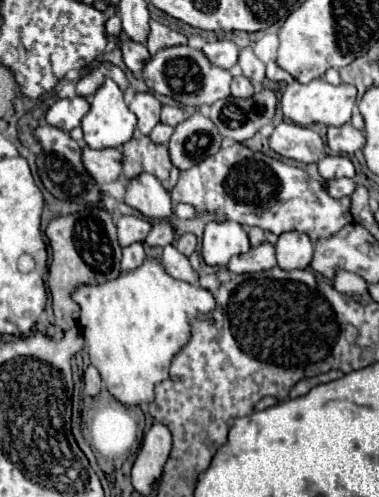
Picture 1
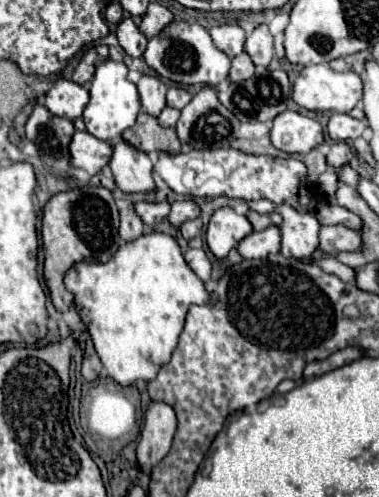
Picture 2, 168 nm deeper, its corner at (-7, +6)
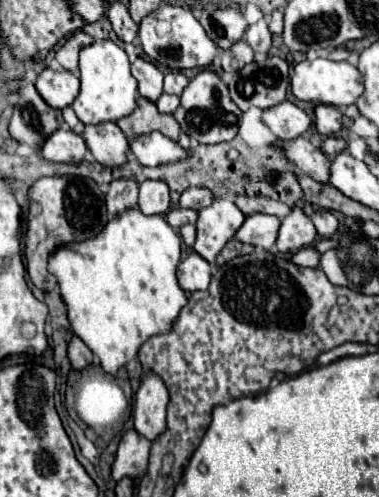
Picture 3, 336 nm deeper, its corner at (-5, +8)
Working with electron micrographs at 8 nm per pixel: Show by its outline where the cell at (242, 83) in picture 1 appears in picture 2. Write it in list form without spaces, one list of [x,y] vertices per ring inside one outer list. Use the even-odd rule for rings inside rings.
[[[241,52],[239,56],[235,56],[231,60],[231,70],[229,70],[229,80],[231,82],[243,82],[247,78],[251,78],[255,72],[255,64],[249,58],[247,52]]]

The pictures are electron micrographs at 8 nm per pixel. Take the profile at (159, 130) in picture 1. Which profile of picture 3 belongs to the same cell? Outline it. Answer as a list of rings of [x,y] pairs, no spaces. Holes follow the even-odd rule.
[[[163,94],[159,100],[157,100],[157,108],[159,112],[163,114],[173,114],[175,108],[179,104],[179,96],[171,96],[171,94]]]

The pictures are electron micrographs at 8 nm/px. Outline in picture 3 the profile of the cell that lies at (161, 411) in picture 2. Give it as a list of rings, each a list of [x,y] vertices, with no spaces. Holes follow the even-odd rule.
[[[147,374],[135,394],[135,430],[147,440],[157,440],[165,432],[169,392],[163,380]]]

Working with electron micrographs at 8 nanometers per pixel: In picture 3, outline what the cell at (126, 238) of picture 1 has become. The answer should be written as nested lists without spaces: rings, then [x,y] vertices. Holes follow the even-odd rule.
[[[145,180],[139,188],[139,210],[147,216],[165,214],[169,210],[169,188],[161,180]]]

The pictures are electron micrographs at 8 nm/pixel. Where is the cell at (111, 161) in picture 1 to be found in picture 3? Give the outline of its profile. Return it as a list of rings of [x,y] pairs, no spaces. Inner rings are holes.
[[[62,122],[53,136],[49,136],[41,148],[41,156],[51,162],[65,162],[65,164],[81,164],[85,154],[89,152],[83,136],[73,132]]]

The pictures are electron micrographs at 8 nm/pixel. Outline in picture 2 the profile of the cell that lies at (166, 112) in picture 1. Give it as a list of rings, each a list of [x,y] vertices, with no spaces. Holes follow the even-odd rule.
[[[171,86],[167,90],[167,106],[173,106],[173,108],[179,108],[181,110],[189,100],[191,100],[191,94],[185,88]]]

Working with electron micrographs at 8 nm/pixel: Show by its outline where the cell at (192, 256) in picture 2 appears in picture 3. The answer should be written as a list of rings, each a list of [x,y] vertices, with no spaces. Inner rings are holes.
[[[189,252],[185,260],[181,260],[177,268],[177,278],[183,290],[197,292],[197,290],[207,290],[209,280],[211,280],[211,266],[205,258],[201,258],[197,252]]]

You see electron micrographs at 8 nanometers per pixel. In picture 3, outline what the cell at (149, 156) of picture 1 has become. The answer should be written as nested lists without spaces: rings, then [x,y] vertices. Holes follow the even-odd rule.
[[[145,98],[137,100],[137,108],[121,118],[117,122],[117,126],[123,130],[123,134],[133,140],[137,136],[149,134],[149,132],[163,132],[165,136],[169,136],[171,140],[179,140],[179,124],[171,114],[161,114],[157,110],[157,106]]]

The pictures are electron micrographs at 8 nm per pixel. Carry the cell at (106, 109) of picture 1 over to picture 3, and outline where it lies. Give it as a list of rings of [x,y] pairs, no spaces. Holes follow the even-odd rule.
[[[105,40],[103,44],[95,42],[85,46],[79,54],[79,70],[81,70],[81,90],[77,100],[73,102],[73,110],[83,124],[103,124],[117,122],[137,106],[137,80],[129,72],[129,60],[123,48],[115,42]]]

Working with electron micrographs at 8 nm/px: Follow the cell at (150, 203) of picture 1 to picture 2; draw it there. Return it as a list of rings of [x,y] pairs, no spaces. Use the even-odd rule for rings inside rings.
[[[125,140],[113,142],[111,148],[113,148],[113,154],[109,160],[109,168],[113,172],[117,186],[123,192],[151,192],[151,190],[155,190],[153,162],[143,150],[131,146]]]

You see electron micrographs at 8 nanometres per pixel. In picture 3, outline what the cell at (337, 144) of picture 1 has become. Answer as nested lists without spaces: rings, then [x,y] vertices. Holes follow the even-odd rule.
[[[317,106],[315,108],[315,128],[323,136],[335,136],[343,130],[343,114],[335,106]]]

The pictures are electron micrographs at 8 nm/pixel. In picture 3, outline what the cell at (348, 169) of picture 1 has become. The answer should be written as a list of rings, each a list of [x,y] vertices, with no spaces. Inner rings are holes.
[[[329,136],[325,142],[323,142],[323,152],[327,154],[327,156],[337,156],[339,152],[343,152],[347,148],[347,142],[345,142],[345,138],[339,138],[339,136]]]

